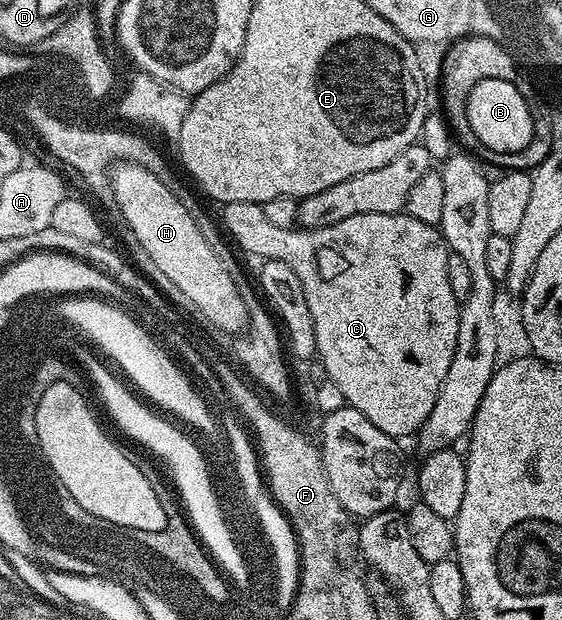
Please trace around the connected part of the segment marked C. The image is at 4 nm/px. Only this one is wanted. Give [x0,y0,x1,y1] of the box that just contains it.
[223,201,461,439]

